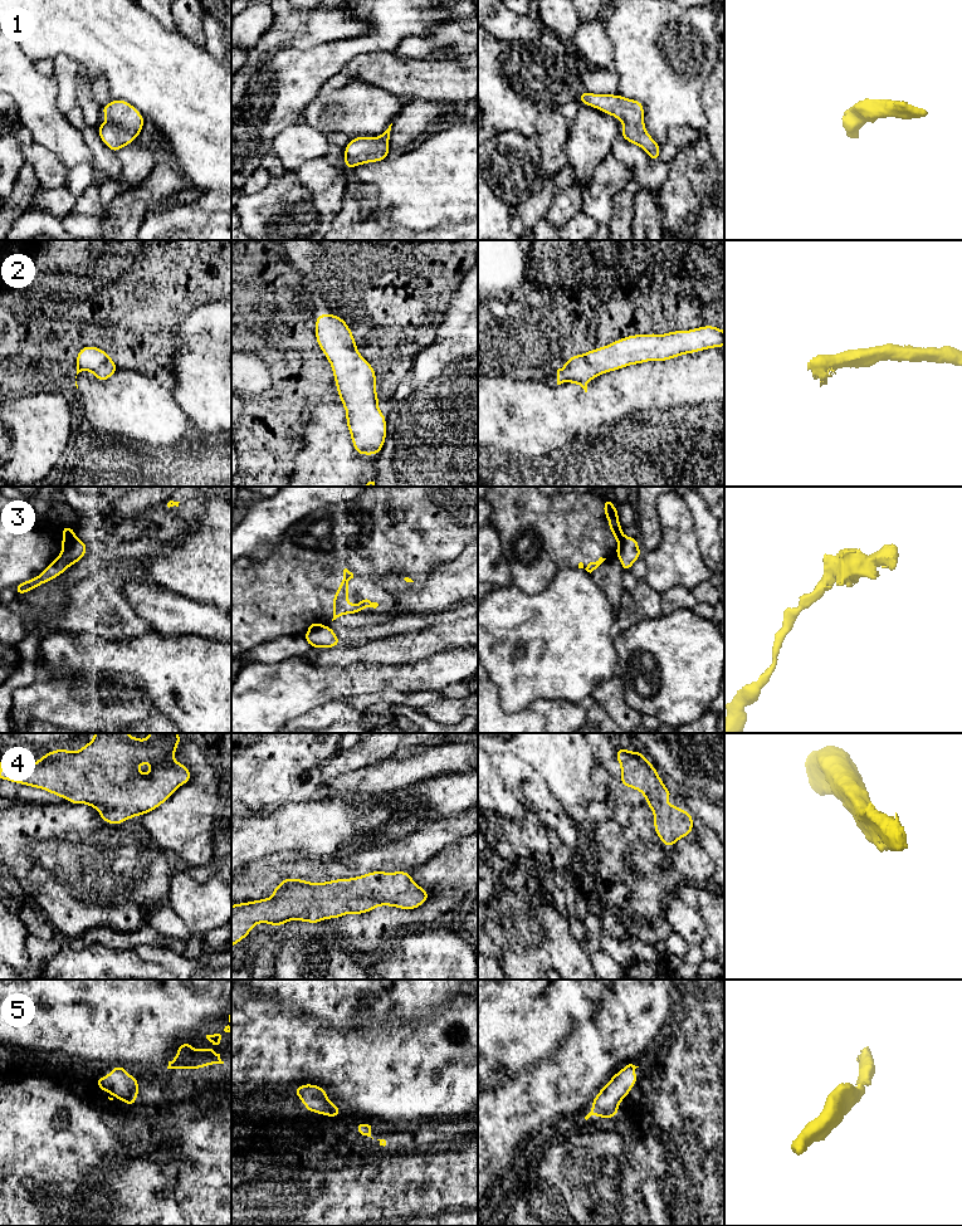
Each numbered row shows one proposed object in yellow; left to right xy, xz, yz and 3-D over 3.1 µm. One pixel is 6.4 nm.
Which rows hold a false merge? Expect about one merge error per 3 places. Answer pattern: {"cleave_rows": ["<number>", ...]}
{"cleave_rows": ["3"]}

